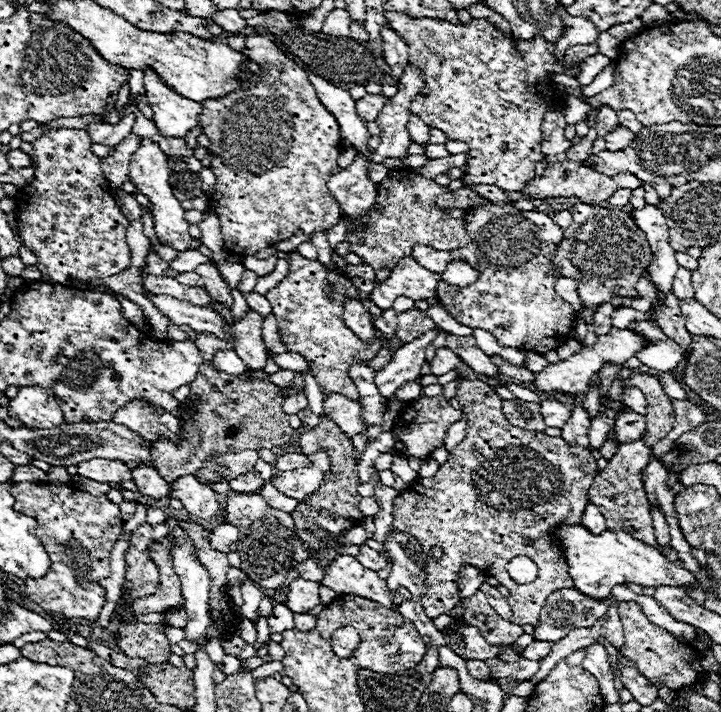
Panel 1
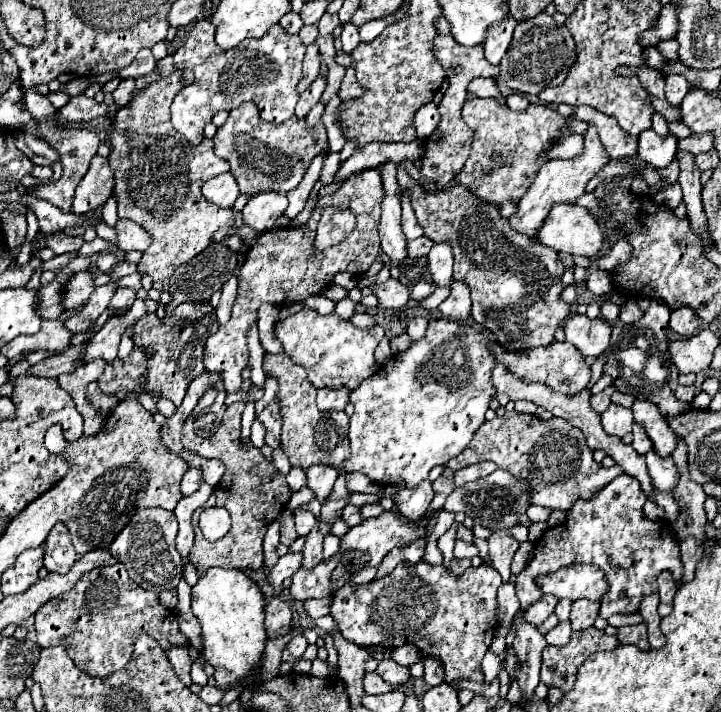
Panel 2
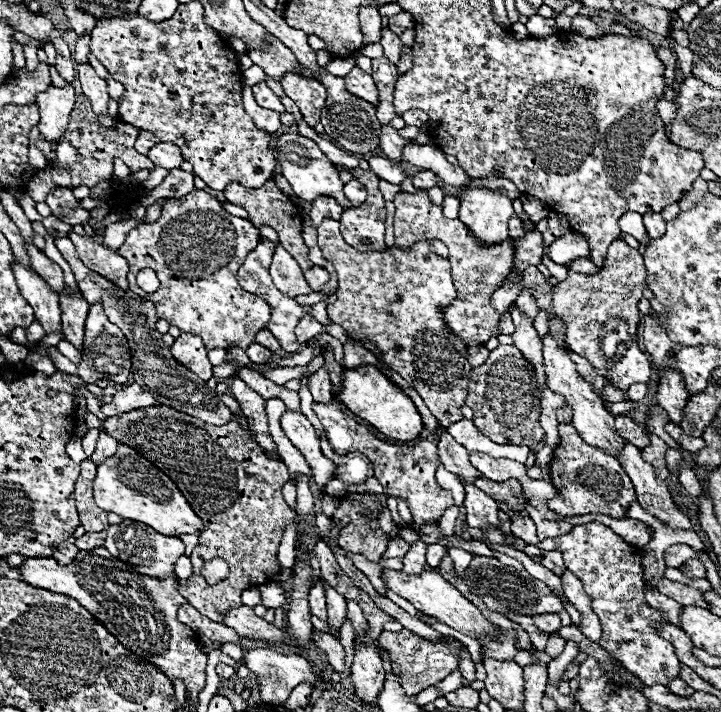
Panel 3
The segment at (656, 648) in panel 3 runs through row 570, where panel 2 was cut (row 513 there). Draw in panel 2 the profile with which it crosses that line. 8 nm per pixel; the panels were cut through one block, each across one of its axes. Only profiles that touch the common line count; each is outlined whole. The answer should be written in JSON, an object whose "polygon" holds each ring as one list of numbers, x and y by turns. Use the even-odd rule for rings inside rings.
{"polygon":[[628,474,618,476,592,500,578,500,570,508,570,516,558,528,548,528,544,536,534,544,536,552,530,564,516,578,516,594,524,610,532,606,542,590,536,588,534,580,544,574,556,572,568,564,596,564,606,572,610,592,600,600,599,616,608,618,612,614,634,614,644,596,656,592,656,578,660,572,670,570,676,584,680,586,684,568,680,560,680,548,672,536,668,522,652,522,644,518,642,506,646,502,644,492,636,478]]}

